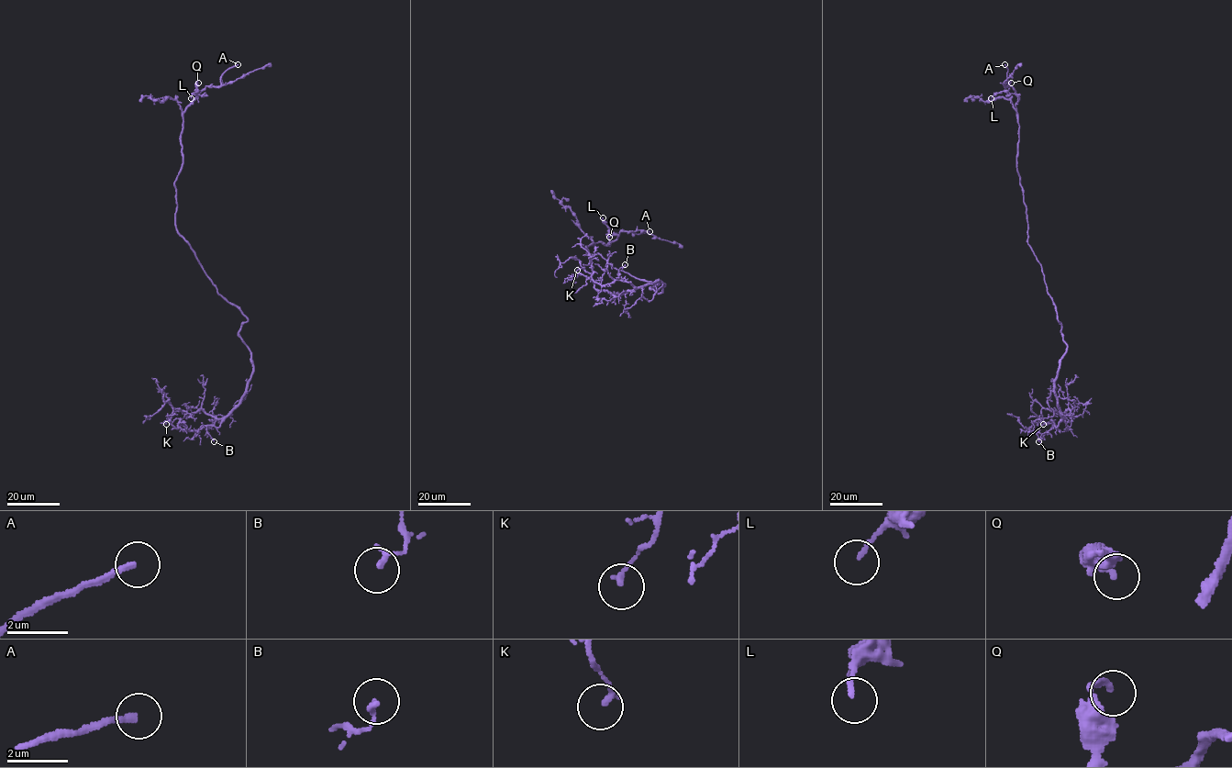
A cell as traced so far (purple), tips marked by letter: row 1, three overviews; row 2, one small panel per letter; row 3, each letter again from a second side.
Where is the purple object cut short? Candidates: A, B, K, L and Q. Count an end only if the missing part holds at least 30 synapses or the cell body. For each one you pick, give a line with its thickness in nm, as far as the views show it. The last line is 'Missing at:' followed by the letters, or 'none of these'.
A: 200 nm
Missing at: A

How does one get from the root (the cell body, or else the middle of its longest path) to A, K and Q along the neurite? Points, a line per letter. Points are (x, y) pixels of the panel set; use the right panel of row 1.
A: (1045, 283), (1028, 243), (1016, 170), (1019, 96), (1004, 86), (1004, 64)
K: (1045, 283), (1067, 344), (1054, 382), (1054, 395), (1060, 415), (1064, 418), (1070, 412), (1042, 408), (1043, 424)
Q: (1045, 283), (1042, 267), (1028, 243), (1027, 215), (1016, 170), (1015, 103), (1019, 97), (1008, 92), (1011, 83)

